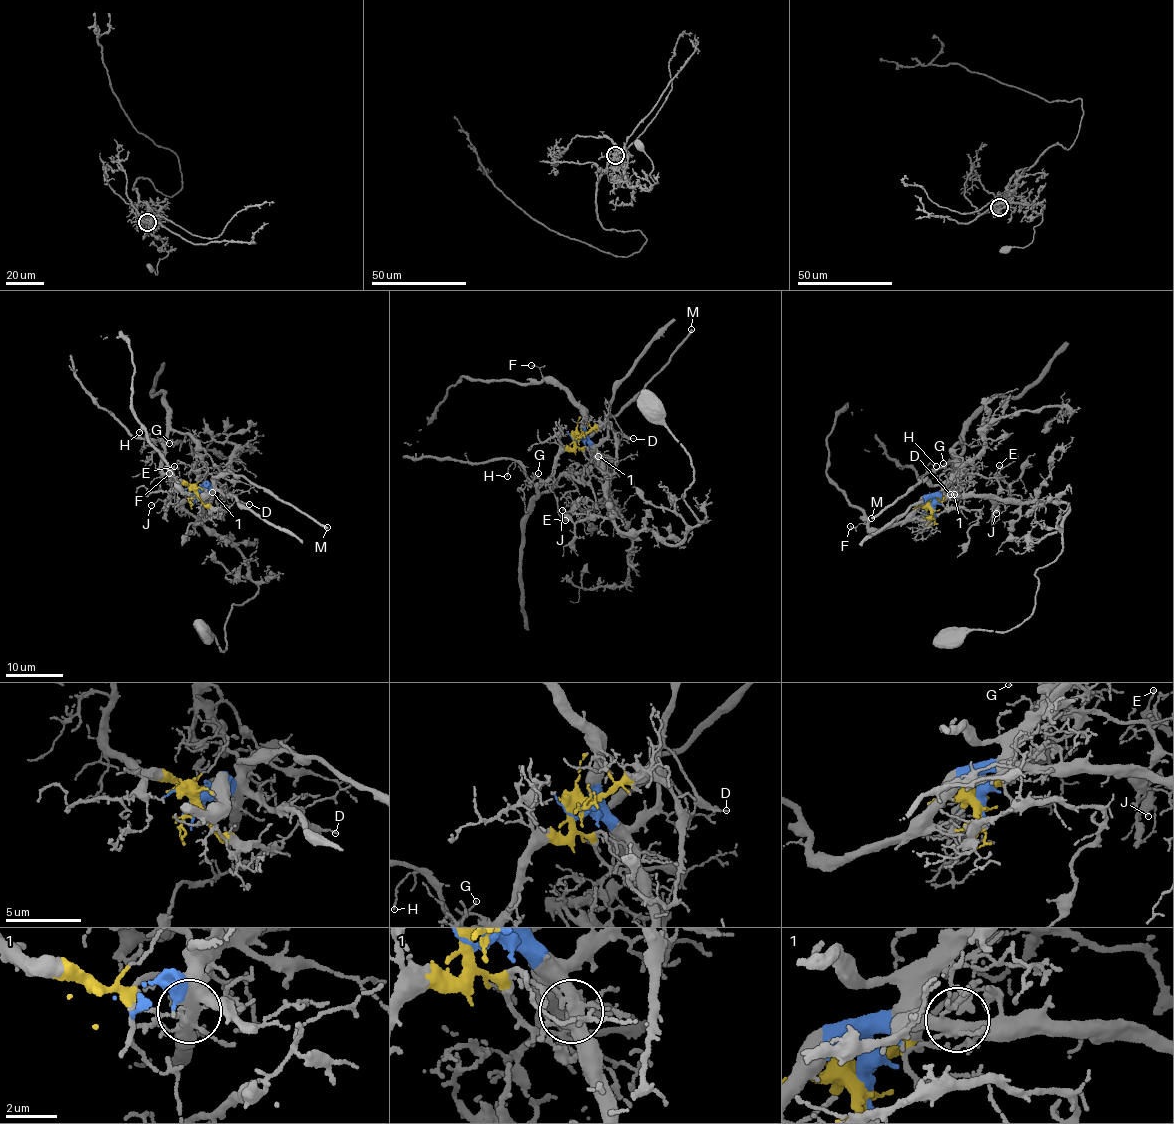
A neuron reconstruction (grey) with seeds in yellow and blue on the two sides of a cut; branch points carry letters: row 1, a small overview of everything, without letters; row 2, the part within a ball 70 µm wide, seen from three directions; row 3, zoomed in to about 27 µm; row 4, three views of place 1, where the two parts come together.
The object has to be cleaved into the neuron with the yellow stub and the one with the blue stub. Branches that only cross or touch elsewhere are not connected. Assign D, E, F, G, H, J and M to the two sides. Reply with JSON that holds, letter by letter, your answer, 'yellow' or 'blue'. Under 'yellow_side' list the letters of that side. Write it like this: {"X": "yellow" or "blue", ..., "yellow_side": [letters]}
{"D": "blue", "E": "blue", "F": "blue", "G": "yellow", "H": "yellow", "J": "blue", "M": "blue", "yellow_side": ["G", "H"]}

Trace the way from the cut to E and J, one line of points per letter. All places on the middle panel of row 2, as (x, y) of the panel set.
E: (579, 436), (599, 458), (609, 513), (608, 516), (575, 523), (565, 517), (565, 521)
J: (579, 436), (598, 455), (599, 467), (605, 477), (609, 515), (598, 517), (563, 511)

